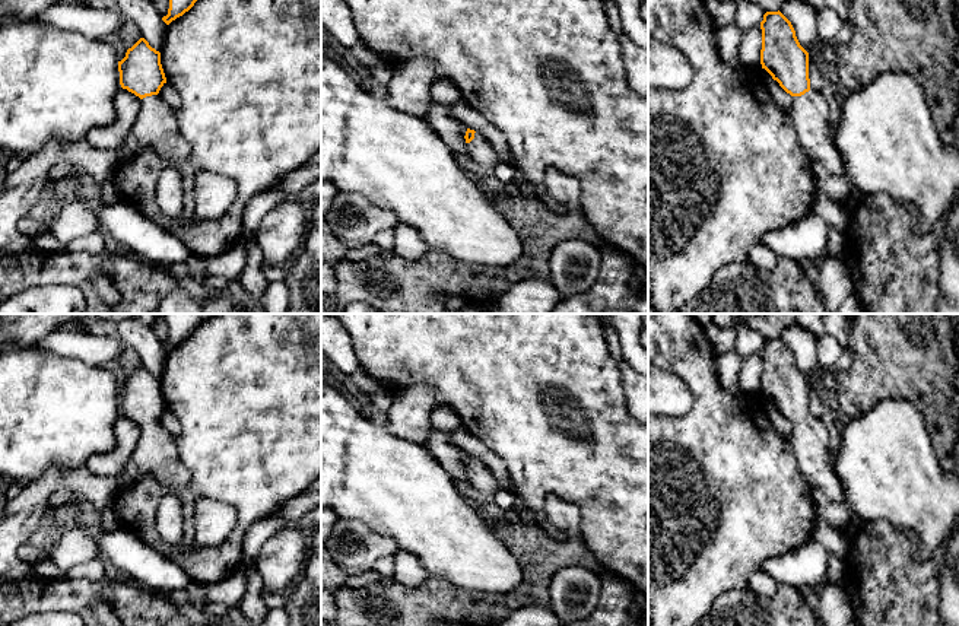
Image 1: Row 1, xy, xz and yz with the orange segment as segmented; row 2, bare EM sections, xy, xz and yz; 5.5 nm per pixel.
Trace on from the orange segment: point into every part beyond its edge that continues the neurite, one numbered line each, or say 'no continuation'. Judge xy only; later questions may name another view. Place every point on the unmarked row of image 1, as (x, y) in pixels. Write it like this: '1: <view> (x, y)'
1: xy (155, 454)

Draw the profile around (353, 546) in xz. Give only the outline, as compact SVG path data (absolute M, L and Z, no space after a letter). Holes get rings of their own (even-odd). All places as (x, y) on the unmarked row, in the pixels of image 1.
M340 518L324 546L347 576L371 571L378 559L400 550L393 538L372 531L365 522Z

